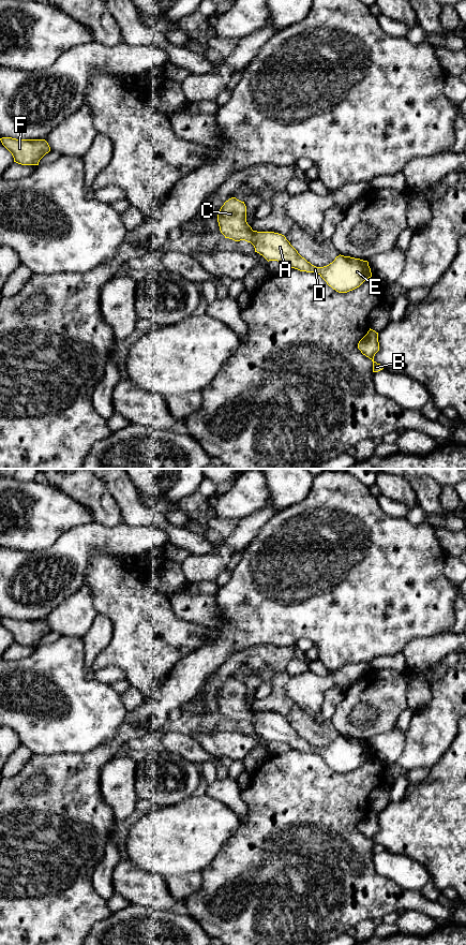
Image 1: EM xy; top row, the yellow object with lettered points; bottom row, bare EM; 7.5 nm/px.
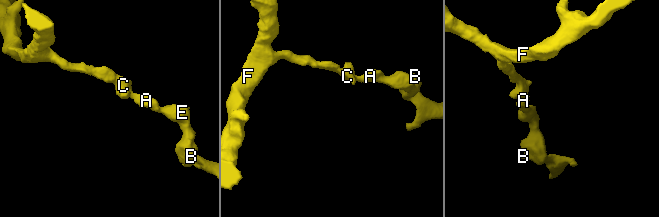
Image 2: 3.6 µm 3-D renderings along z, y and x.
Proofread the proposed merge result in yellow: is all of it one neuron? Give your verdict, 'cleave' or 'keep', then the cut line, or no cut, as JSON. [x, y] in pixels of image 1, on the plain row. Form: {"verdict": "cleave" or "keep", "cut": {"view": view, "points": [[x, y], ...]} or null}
{"verdict": "keep", "cut": null}

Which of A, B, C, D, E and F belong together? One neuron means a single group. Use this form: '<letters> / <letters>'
A B C D E F

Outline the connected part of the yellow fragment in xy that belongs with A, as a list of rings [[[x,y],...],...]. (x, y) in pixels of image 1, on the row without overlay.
[[[236,678],[229,679],[221,688],[217,703],[225,719],[251,723],[255,733],[268,742],[284,742],[300,752],[316,753],[339,773],[352,771],[372,757],[367,741],[340,735],[329,745],[316,748],[302,738],[284,715],[253,711],[246,703],[244,682]]]

